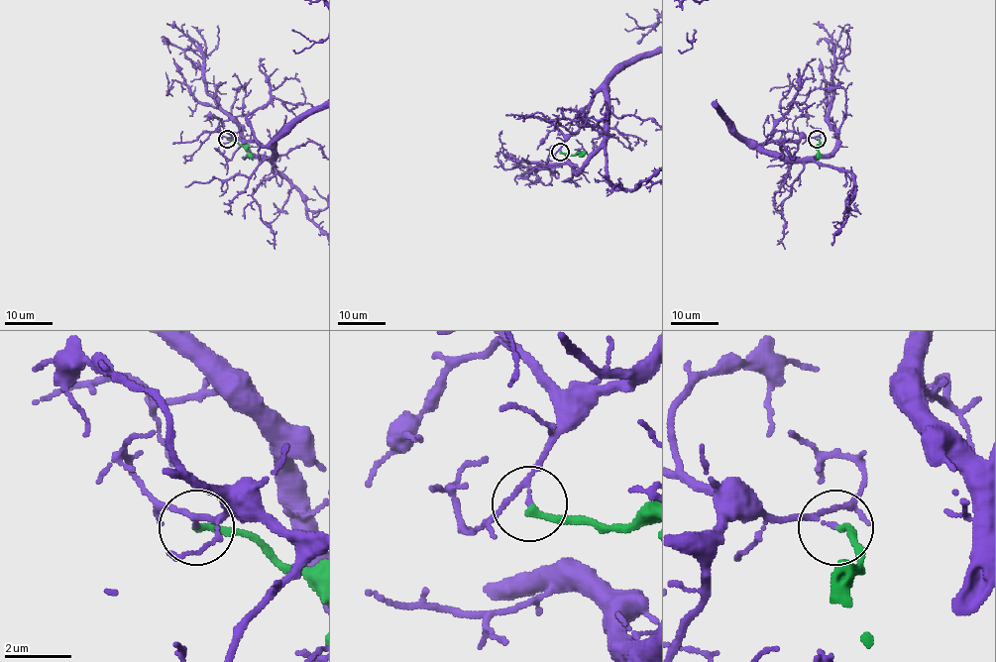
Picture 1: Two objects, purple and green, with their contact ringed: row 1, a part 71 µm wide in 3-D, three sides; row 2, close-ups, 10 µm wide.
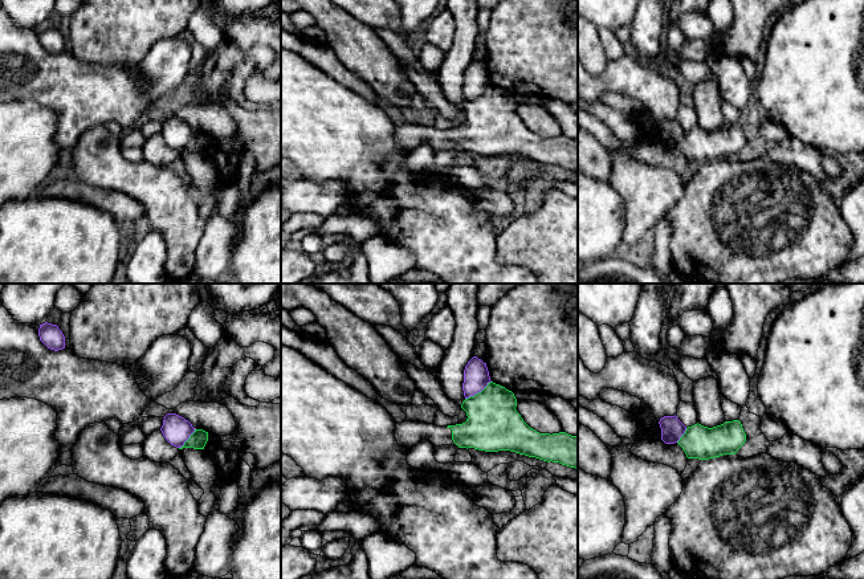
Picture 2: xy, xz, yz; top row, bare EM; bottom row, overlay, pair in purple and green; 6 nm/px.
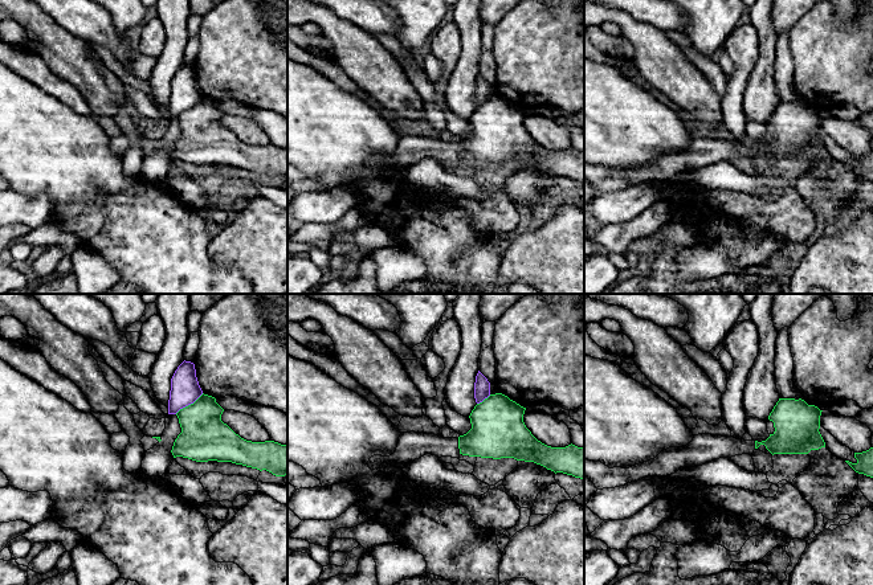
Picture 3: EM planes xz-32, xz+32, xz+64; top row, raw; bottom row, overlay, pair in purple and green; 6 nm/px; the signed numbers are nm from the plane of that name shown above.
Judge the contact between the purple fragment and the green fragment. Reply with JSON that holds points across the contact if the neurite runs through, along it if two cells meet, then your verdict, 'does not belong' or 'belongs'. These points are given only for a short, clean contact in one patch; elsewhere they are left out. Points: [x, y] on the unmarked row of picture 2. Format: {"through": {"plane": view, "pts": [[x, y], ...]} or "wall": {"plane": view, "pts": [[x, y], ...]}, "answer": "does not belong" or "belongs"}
{"wall": {"plane": "xz", "pts": [[490, 84], [480, 94], [465, 102]]}, "answer": "does not belong"}

